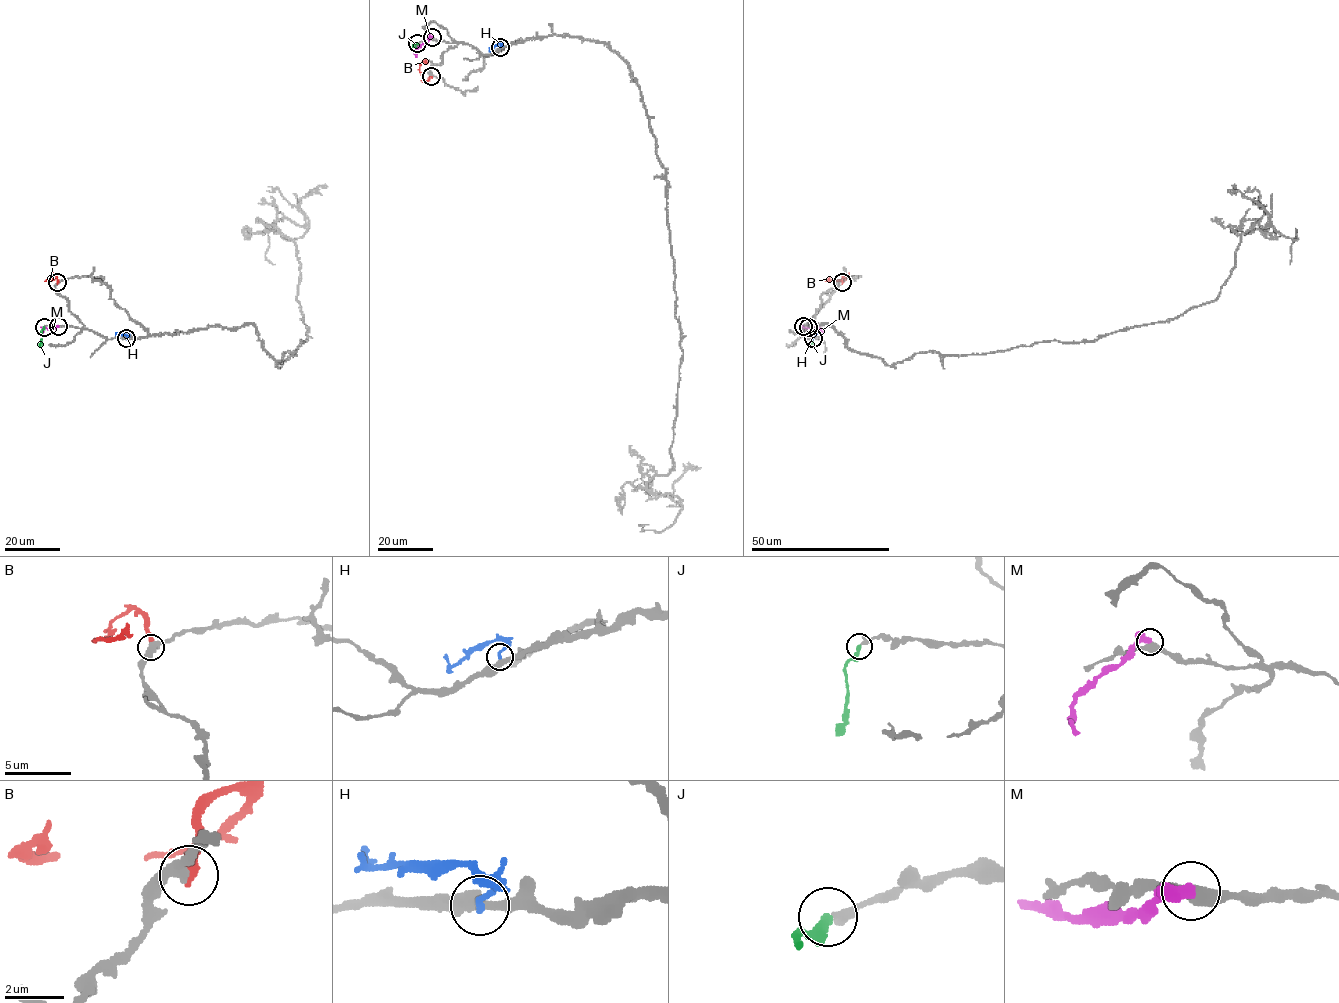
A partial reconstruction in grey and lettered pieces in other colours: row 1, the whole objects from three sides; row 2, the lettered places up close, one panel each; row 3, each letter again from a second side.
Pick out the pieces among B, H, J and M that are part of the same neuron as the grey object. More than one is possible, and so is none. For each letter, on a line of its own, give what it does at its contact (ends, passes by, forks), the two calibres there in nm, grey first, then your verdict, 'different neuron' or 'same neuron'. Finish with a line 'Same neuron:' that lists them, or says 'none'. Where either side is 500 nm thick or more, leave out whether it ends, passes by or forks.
B: it ends there; 360 nm thick on the grey side, 360 nm on the other; different neuron
H: it ends there; 360 nm thick on the grey side, 200 nm on the other; different neuron
J: it ends there; 320 nm thick on the grey side, 320 nm on the other; same neuron
M: 400 nm thick on the grey side, 500 nm on the other; different neuron
Same neuron: J

